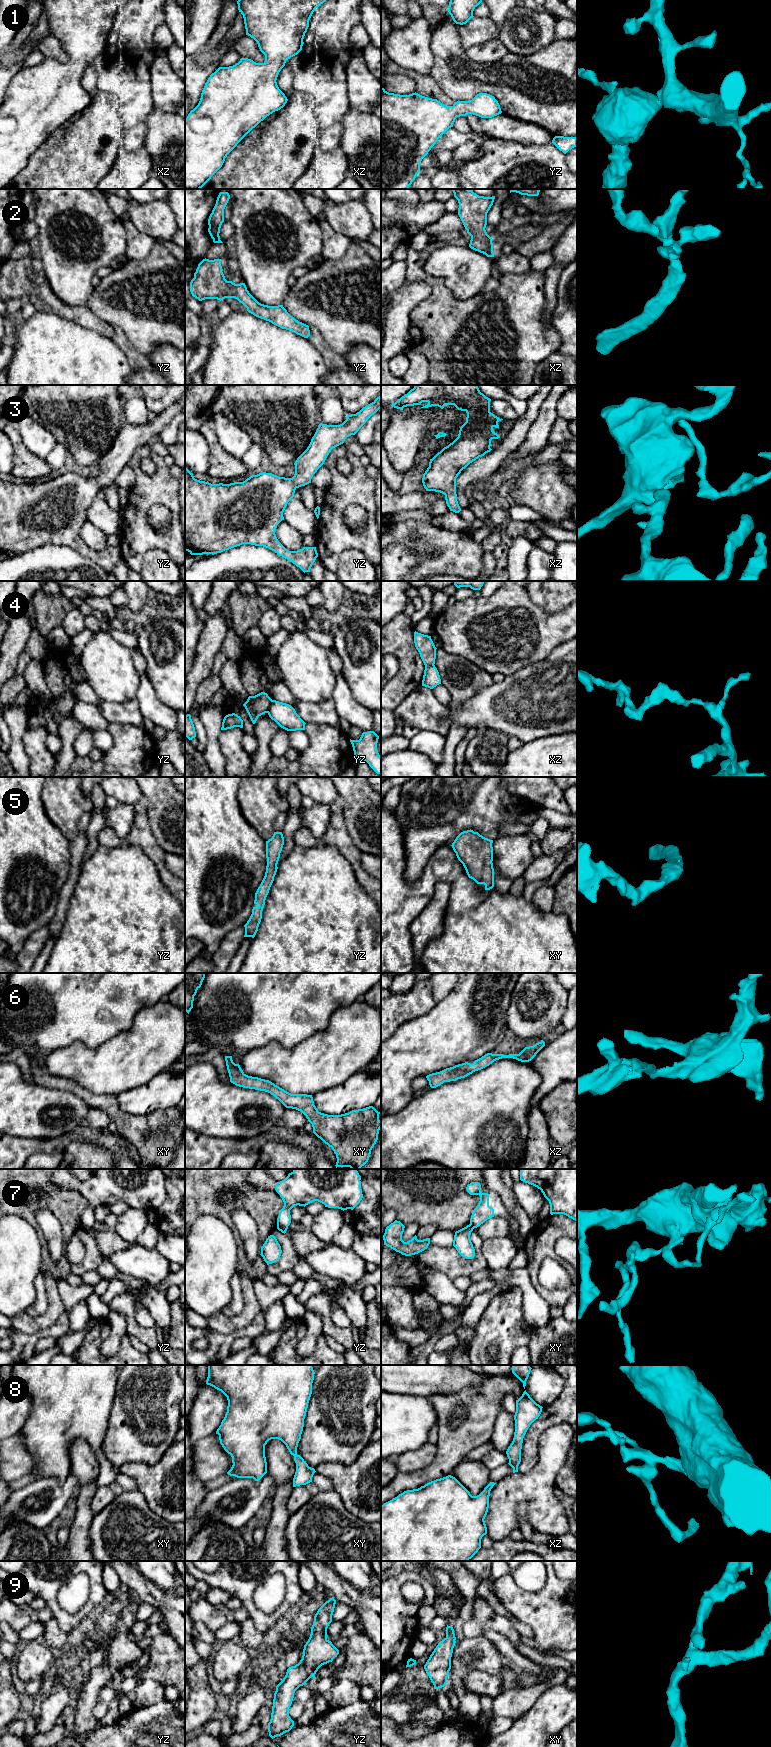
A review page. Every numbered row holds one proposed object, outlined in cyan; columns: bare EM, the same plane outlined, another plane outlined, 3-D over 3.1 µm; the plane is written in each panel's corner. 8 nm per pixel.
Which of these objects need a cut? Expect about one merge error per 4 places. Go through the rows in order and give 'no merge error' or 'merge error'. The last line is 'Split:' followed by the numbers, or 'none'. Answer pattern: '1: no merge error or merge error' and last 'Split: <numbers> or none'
1: no merge error
2: no merge error
3: no merge error
4: merge error
5: no merge error
6: no merge error
7: merge error
8: no merge error
9: no merge error
Split: 4, 7

